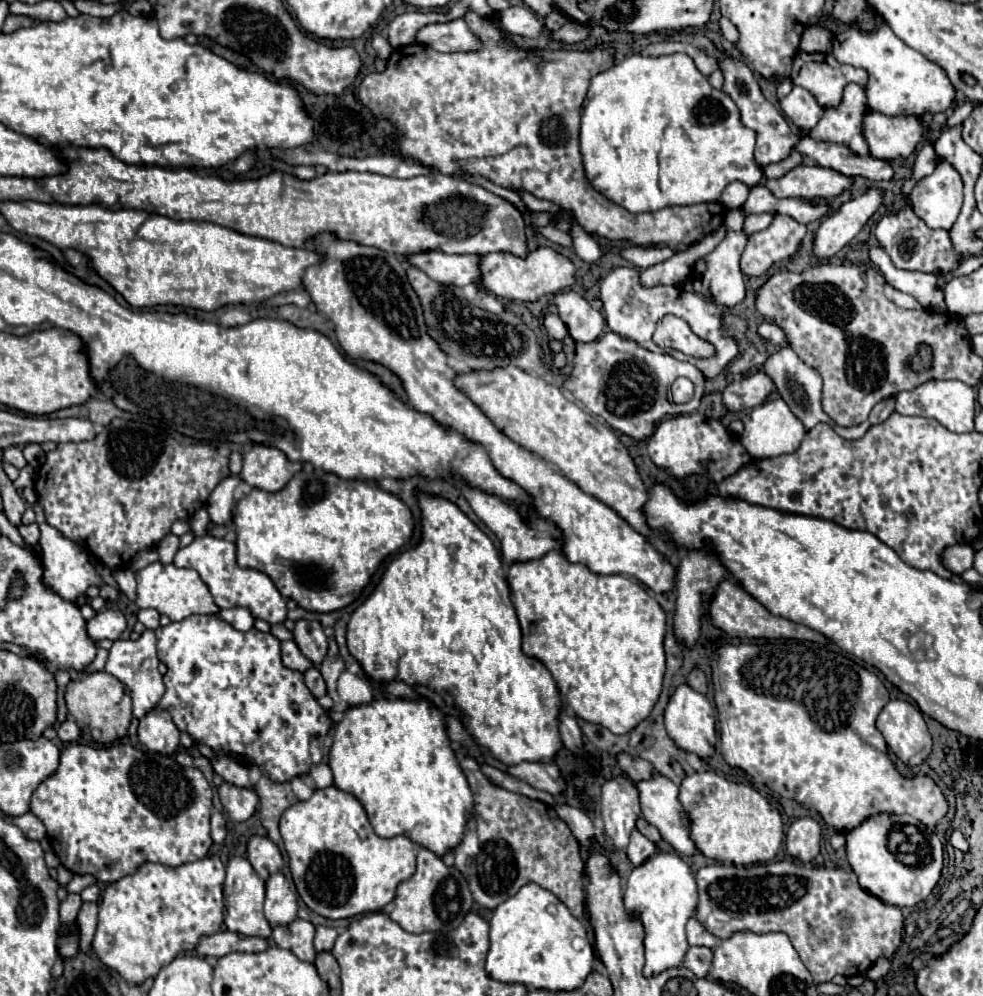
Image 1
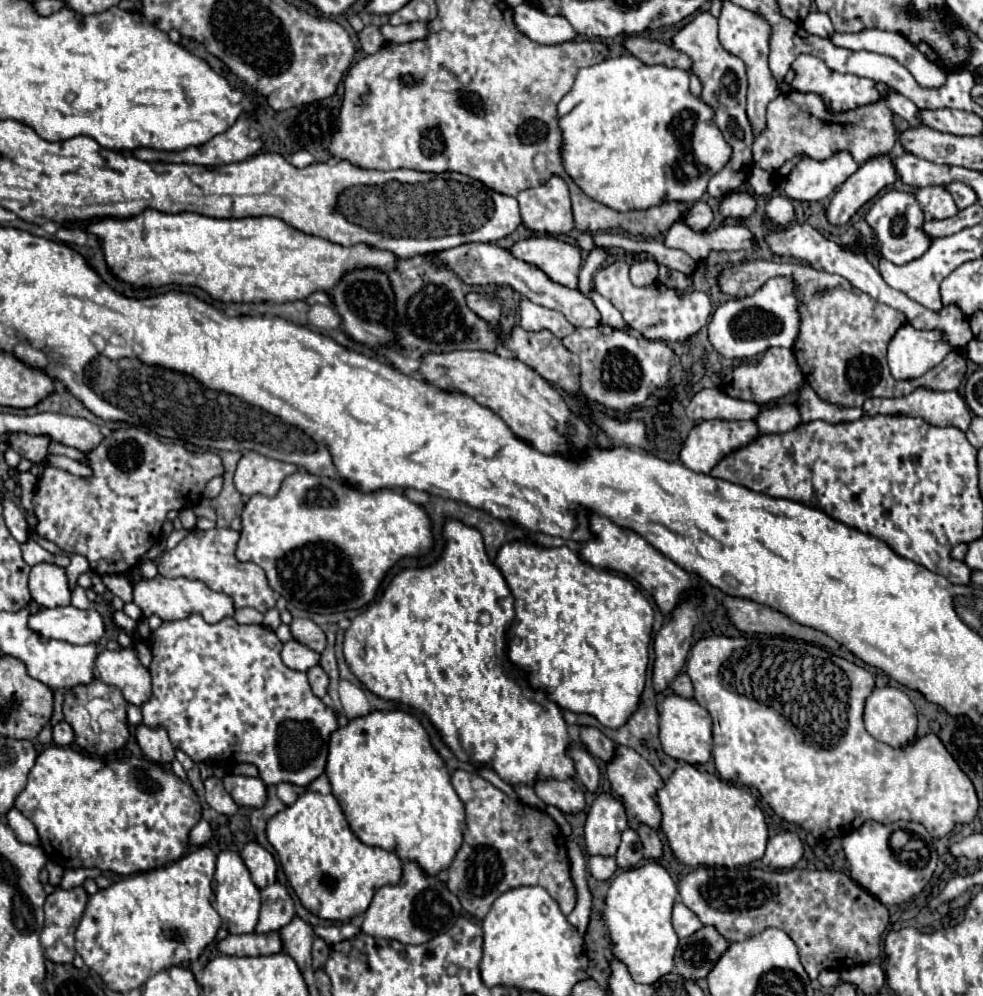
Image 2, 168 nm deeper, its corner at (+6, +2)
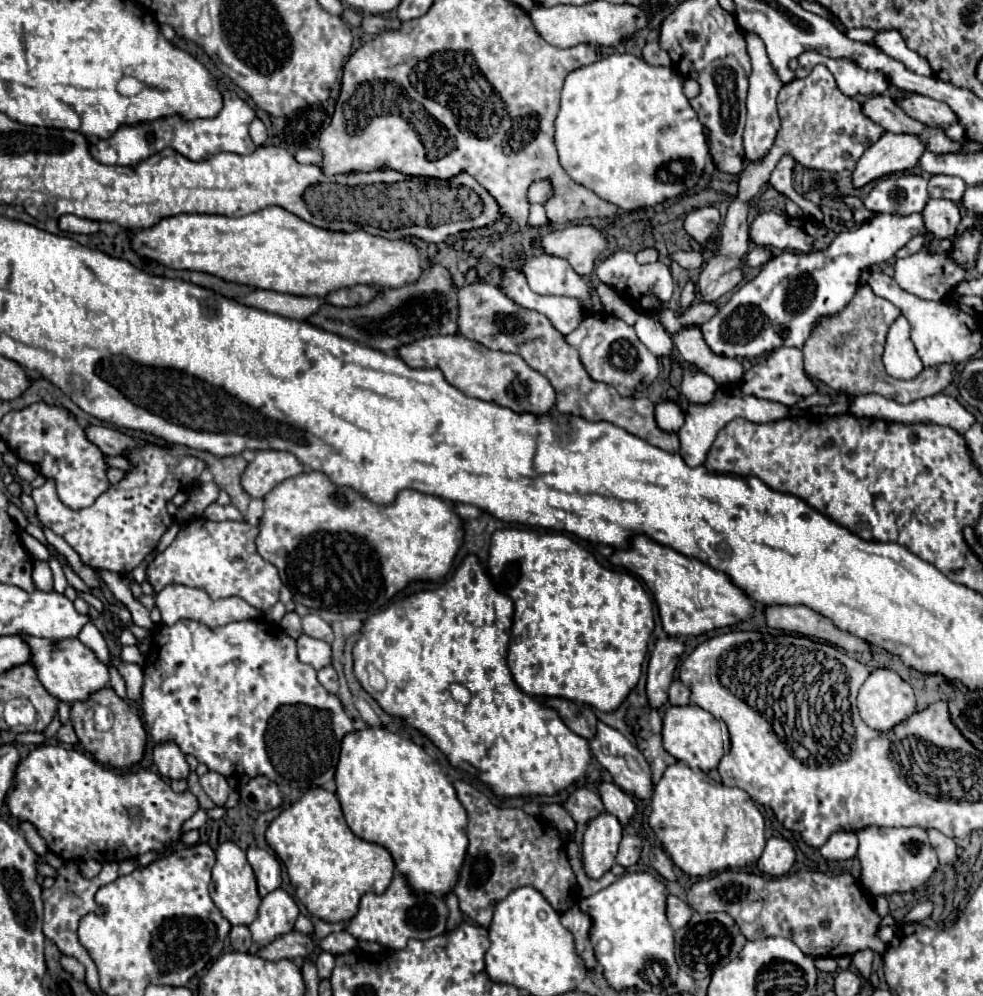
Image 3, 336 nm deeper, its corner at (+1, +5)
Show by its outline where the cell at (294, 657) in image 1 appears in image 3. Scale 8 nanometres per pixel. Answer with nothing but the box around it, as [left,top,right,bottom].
[298,635,332,671]

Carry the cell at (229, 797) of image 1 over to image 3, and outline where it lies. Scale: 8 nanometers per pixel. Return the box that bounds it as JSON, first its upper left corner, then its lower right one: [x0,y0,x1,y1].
[200,771,230,805]

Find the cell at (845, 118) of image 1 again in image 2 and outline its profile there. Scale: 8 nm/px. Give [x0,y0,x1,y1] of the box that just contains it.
[777,150,859,202]

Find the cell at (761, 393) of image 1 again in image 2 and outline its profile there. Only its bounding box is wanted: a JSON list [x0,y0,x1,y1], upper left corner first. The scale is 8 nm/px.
[723,348,803,404]

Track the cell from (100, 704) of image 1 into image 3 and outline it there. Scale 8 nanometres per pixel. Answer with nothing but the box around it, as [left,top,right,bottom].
[70,689,146,769]

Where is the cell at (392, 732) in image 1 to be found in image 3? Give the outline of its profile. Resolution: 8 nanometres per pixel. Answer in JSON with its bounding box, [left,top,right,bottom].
[336,727,468,899]

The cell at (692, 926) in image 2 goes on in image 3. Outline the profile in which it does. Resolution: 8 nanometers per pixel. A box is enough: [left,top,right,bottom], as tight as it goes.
[666,895,694,931]

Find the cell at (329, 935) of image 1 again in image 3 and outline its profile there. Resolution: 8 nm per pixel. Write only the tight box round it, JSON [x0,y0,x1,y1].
[316,951,334,979]

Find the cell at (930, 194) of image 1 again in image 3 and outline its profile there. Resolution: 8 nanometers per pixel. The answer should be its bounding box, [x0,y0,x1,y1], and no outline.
[922,199,960,253]

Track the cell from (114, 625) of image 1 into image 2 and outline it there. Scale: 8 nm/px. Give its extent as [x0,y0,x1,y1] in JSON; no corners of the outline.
[29,608,105,644]

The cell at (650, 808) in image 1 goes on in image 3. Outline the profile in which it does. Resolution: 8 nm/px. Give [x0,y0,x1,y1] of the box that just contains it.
[588,723,652,797]

